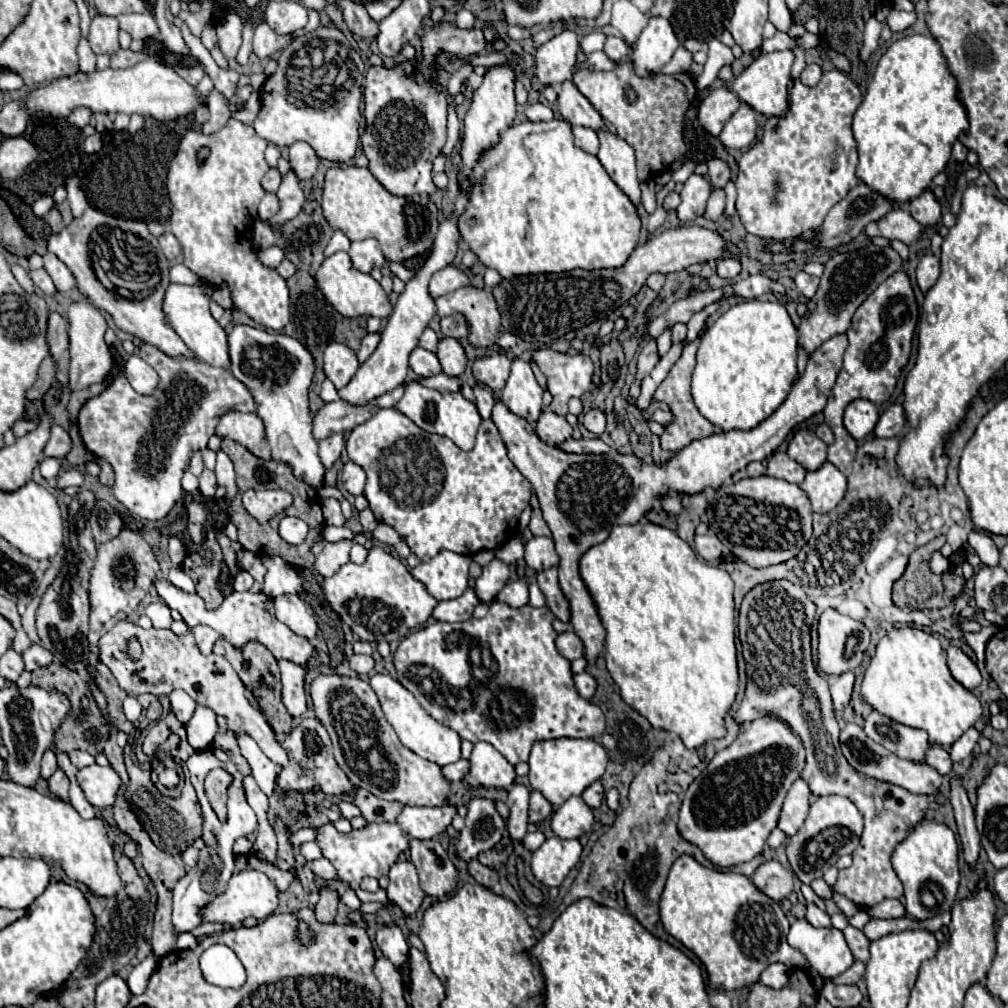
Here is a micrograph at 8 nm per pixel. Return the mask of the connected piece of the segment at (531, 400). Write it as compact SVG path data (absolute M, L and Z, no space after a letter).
M513 359L511 375L507 379L507 385L501 391L501 401L507 405L507 409L531 425L537 423L541 409L543 409L543 389L537 383L531 365L521 359Z

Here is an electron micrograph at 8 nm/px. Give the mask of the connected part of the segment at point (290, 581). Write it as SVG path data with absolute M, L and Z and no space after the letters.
M263 557L261 563L265 565L265 583L263 593L269 597L277 597L281 593L295 593L301 591L301 577L293 567L289 567L281 557Z

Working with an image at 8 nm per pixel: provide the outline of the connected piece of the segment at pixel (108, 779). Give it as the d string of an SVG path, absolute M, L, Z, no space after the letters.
M97 763L77 771L77 783L83 789L87 801L93 807L111 807L115 803L117 789L121 787L119 775L111 767L99 767Z

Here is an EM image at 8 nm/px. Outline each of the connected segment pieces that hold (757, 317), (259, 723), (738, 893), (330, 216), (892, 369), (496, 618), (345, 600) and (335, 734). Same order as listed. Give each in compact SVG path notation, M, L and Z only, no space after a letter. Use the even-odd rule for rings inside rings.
M743 301L731 305L701 337L697 349L697 365L693 371L691 395L699 413L721 431L749 431L765 421L787 397L797 377L797 329L781 303Z
M119 621L117 625L113 625L99 641L99 659L101 663L105 663L115 679L119 681L119 685L133 695L141 695L141 693L153 693L153 695L169 695L173 689L185 689L199 705L205 705L209 709L213 709L217 715L227 719L227 727L233 733L245 733L251 739L257 741L257 745L261 747L261 751L277 765L285 767L289 763L287 751L283 749L283 745L277 741L275 731L271 729L271 725L267 723L265 715L259 713L245 697L245 685L241 683L241 679L237 677L235 669L231 667L231 663L221 657L221 655L203 655L195 643L193 633L185 633L185 635L175 635L169 629L141 629L139 625L131 623L131 621ZM131 637L137 637L143 649L143 655L139 661L133 661L125 655L125 647L127 641Z
M681 855L669 871L665 891L659 901L659 909L661 909L659 913L661 913L661 923L665 931L677 941L681 941L689 951L693 951L701 959L709 975L709 985L713 989L733 991L733 989L749 987L759 981L761 973L771 963L807 967L805 957L799 951L793 951L793 947L787 943L789 919L779 907L779 903L763 895L745 875L739 875L733 871L729 873L713 871L713 869L701 867L691 855Z
M331 167L323 185L323 217L333 229L341 229L351 241L375 237L387 261L403 263L409 257L423 255L433 247L437 233L437 207L427 195L395 197L365 167Z
M903 271L893 273L885 279L855 311L851 327L847 329L849 347L843 357L843 367L837 375L837 383L829 393L829 401L823 409L825 423L831 427L835 441L829 445L829 461L839 469L845 471L857 451L855 439L843 427L843 411L855 399L869 399L875 403L883 403L893 393L901 369L907 365L911 355L911 341L913 331L919 319L919 309L915 303L915 295L909 283L909 277Z
M495 601L489 605L489 613L483 619L467 619L461 623L431 623L407 635L399 643L393 655L397 681L415 695L415 699L431 717L457 731L461 739L467 739L471 743L491 743L511 765L527 761L531 745L535 741L557 737L599 737L605 731L605 715L597 705L577 695L573 687L571 663L555 649L557 633L551 625L553 619L555 617L547 607L535 609L531 605L523 605L519 609L513 609L505 603ZM473 647L487 647L491 653L491 675L485 675L485 679L481 681L475 679L471 671Z
M371 547L365 563L355 565L349 561L333 577L323 577L321 595L329 609L337 613L359 639L369 643L403 639L409 631L423 627L437 605L423 583L411 577L409 567L381 547Z
M319 673L311 681L309 693L313 699L315 717L323 723L333 741L335 759L353 785L365 787L379 799L399 801L403 805L439 807L447 803L449 781L441 779L441 767L421 759L399 741L367 681L361 677Z

